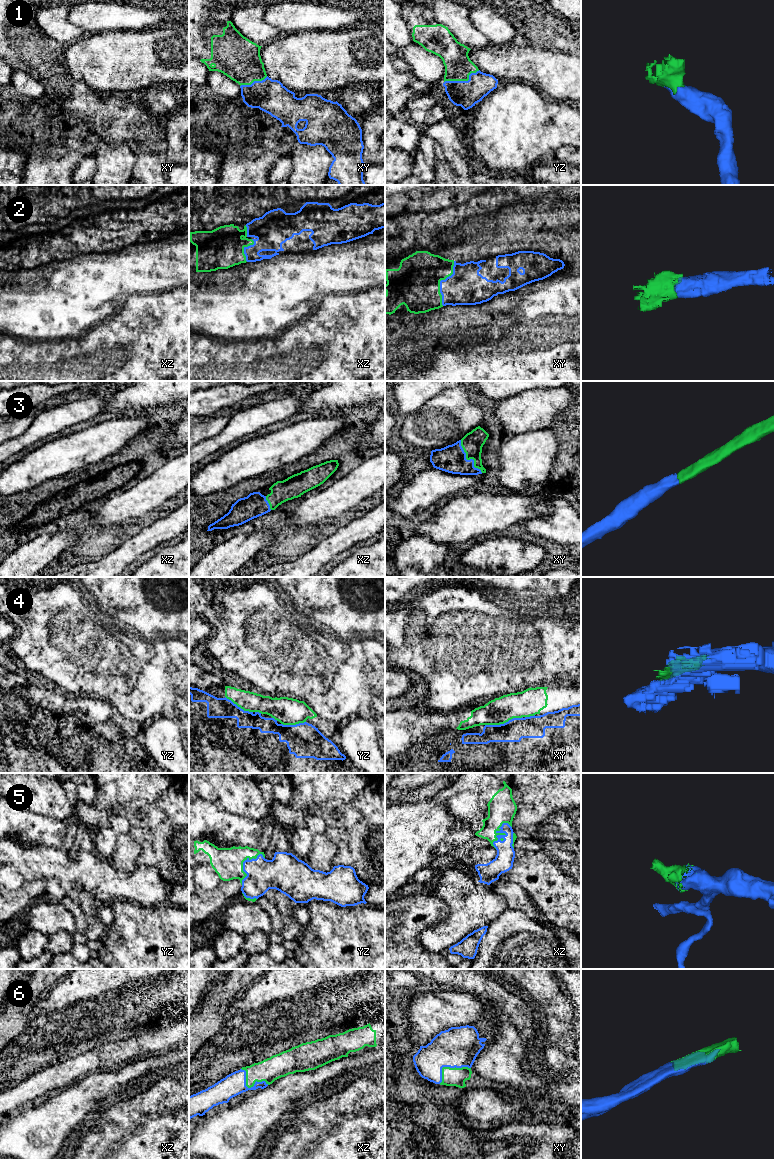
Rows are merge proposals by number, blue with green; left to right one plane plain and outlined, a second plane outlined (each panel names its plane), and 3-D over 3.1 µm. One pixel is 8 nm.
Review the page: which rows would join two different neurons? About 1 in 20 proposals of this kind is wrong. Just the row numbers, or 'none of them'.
none of them

